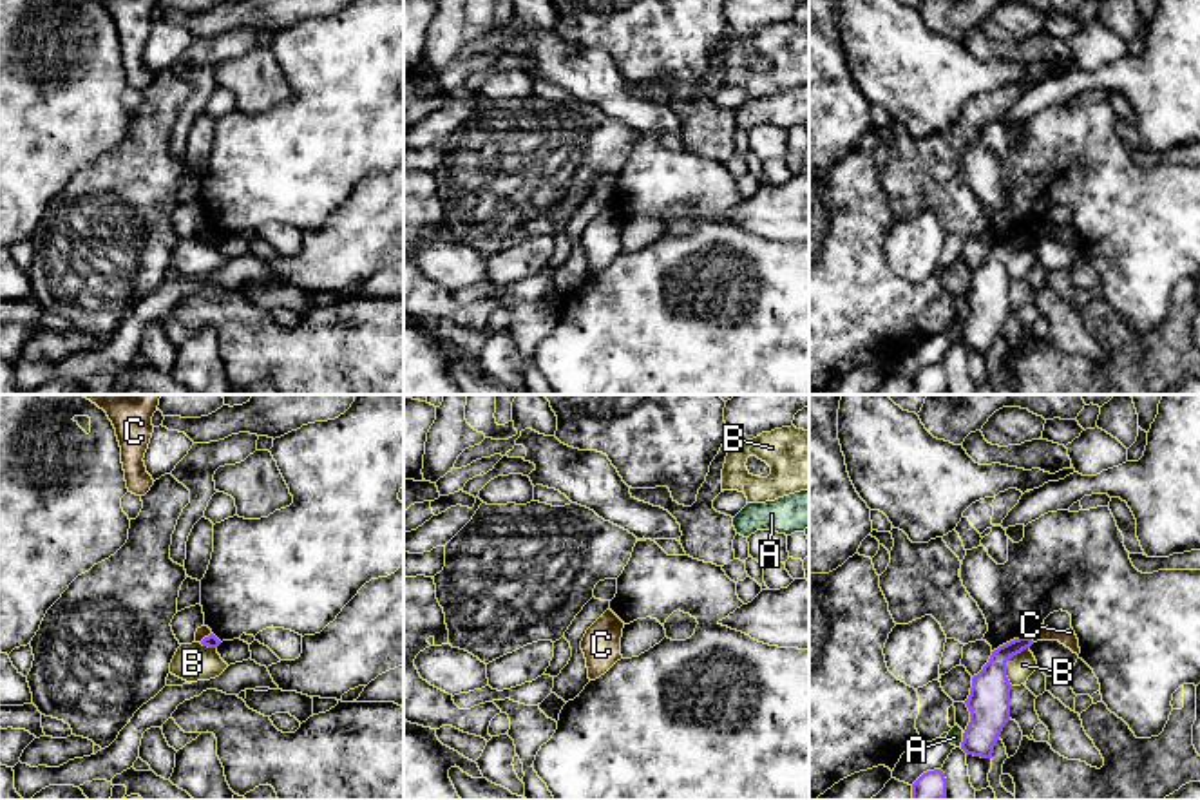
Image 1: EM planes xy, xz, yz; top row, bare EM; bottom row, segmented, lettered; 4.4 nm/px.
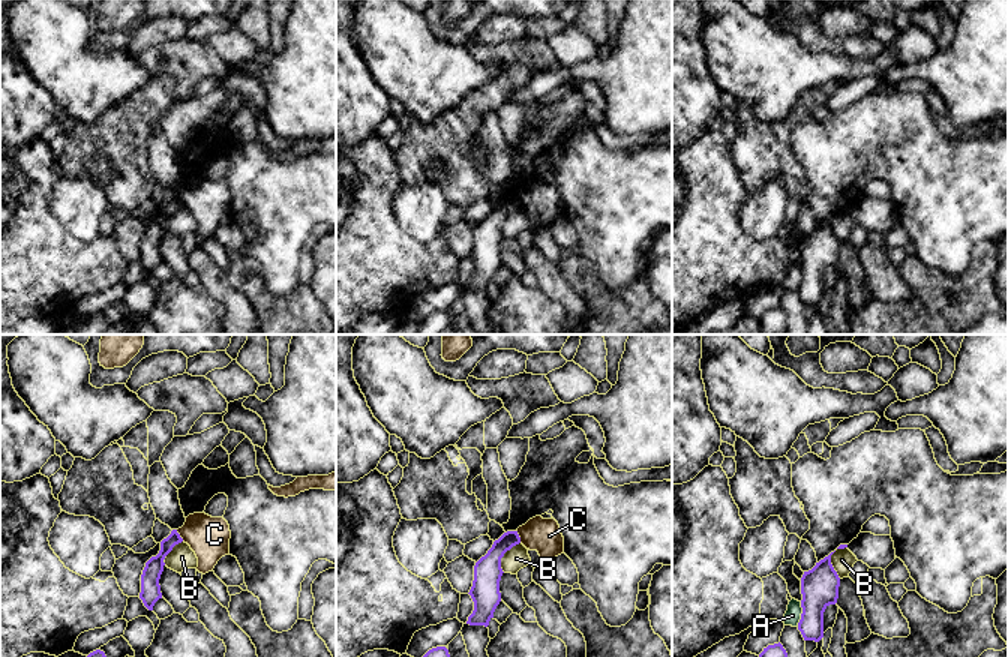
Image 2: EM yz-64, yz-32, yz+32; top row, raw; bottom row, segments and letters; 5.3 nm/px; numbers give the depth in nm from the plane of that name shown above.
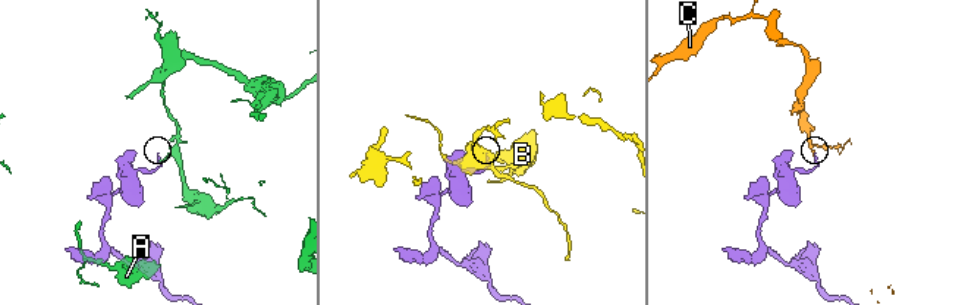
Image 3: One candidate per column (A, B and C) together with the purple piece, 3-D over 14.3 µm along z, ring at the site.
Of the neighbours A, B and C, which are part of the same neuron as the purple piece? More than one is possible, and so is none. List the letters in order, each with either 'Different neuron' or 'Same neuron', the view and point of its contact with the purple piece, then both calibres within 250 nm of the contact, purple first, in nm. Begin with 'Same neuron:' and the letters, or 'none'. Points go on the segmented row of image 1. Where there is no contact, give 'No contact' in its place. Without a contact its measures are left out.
Same neuron: none
A: Different neuron. Touches purple at yz (963, 741). Thickness 190 nm (purple) against 70 nm
B: Different neuron. Touches purple at yz (1007, 661). Thickness 190 nm (purple) against 110 nm
C: Different neuron. Touches purple at yz (1030, 639). Thickness 140 nm (purple) against 70 nm

